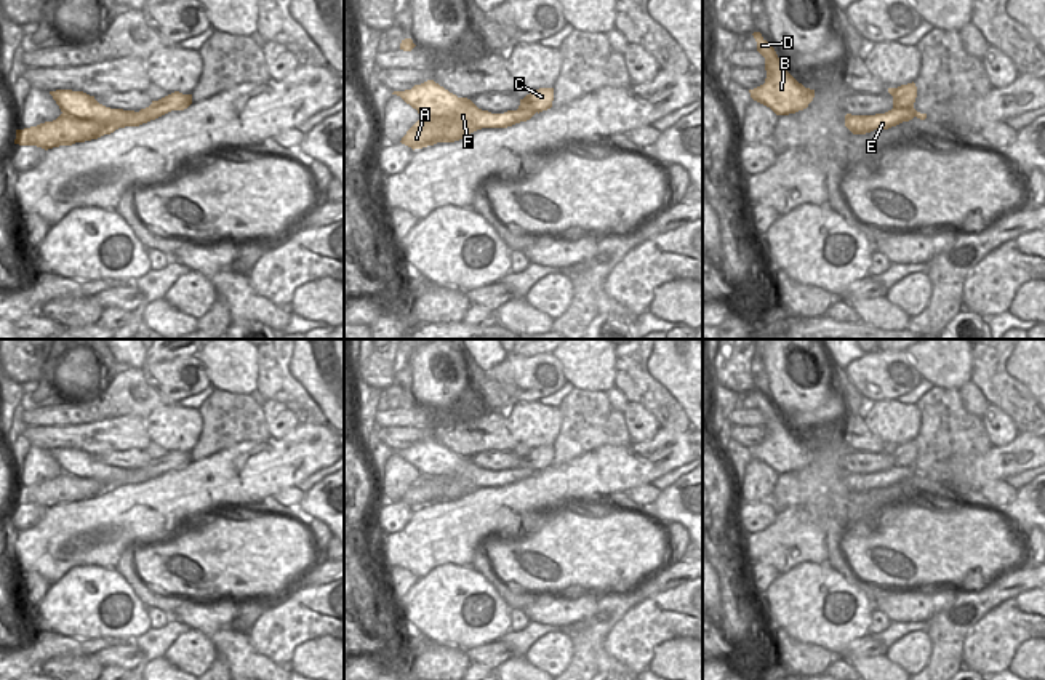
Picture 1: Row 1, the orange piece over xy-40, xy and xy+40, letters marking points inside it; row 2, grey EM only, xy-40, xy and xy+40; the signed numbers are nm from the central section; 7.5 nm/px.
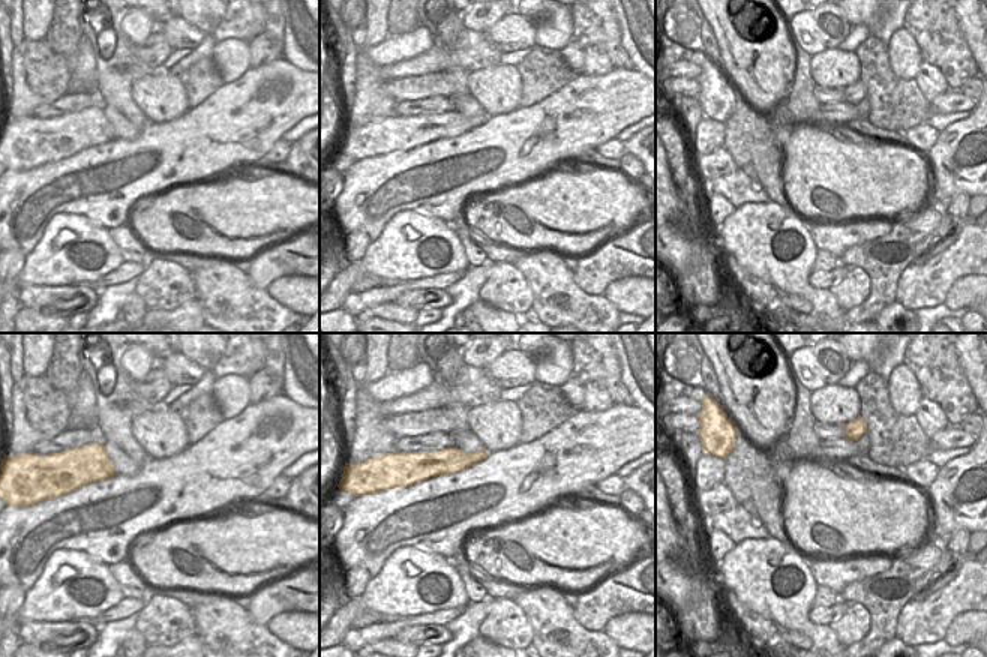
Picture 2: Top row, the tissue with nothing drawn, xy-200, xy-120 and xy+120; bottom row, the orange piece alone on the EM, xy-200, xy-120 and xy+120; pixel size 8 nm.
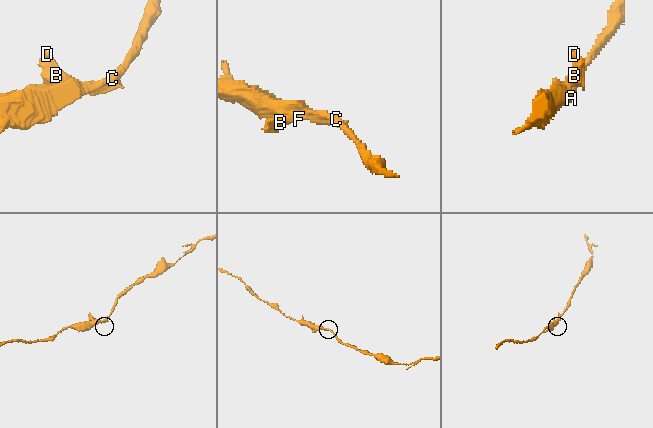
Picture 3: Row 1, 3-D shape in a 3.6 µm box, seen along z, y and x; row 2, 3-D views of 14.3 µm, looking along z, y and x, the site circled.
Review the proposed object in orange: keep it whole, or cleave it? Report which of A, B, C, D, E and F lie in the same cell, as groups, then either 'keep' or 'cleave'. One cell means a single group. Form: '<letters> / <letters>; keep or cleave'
A C / B D E F; cleave

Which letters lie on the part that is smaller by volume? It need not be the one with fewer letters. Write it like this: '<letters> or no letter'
B, D, E, F

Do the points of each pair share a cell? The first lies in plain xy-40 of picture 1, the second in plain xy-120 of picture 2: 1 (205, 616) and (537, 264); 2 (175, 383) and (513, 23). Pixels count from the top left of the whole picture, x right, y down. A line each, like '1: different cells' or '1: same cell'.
1: same cell
2: same cell

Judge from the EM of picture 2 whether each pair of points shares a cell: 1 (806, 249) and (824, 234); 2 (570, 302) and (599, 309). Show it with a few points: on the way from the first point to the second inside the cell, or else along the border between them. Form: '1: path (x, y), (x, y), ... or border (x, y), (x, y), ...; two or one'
1: border (800, 216), (818, 248); two
2: path (578, 309), (591, 309); one

